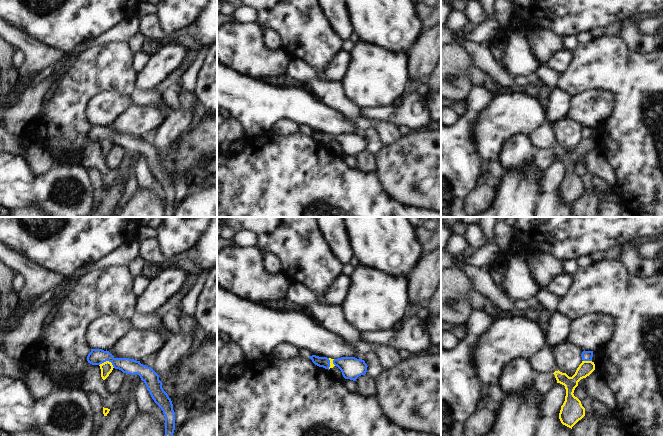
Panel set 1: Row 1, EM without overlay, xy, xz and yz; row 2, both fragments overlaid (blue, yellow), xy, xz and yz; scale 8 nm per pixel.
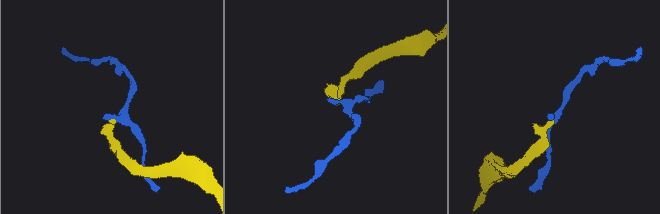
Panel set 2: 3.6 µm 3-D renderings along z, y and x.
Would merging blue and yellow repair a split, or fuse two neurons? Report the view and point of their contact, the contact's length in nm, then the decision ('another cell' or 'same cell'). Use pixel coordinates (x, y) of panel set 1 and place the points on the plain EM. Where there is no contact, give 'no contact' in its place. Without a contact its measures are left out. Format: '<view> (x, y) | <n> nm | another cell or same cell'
xy (107, 136) | 130 nm | another cell

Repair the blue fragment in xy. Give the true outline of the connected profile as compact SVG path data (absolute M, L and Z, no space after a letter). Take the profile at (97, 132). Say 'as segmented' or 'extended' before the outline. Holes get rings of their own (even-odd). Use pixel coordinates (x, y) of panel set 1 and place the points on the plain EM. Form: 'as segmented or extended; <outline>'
as segmented; M91 125L87 132L88 139L100 141L106 137L112 139L115 145L131 151L139 151L145 159L154 178L161 184L165 192L165 211L163 217L172 217L175 206L175 188L168 170L162 164L159 151L151 144L129 134L115 134L109 127Z

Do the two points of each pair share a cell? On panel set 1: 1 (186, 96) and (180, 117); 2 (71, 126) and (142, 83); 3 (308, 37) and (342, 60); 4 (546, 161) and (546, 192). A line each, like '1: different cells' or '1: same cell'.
1: different cells
2: different cells
3: different cells
4: different cells

